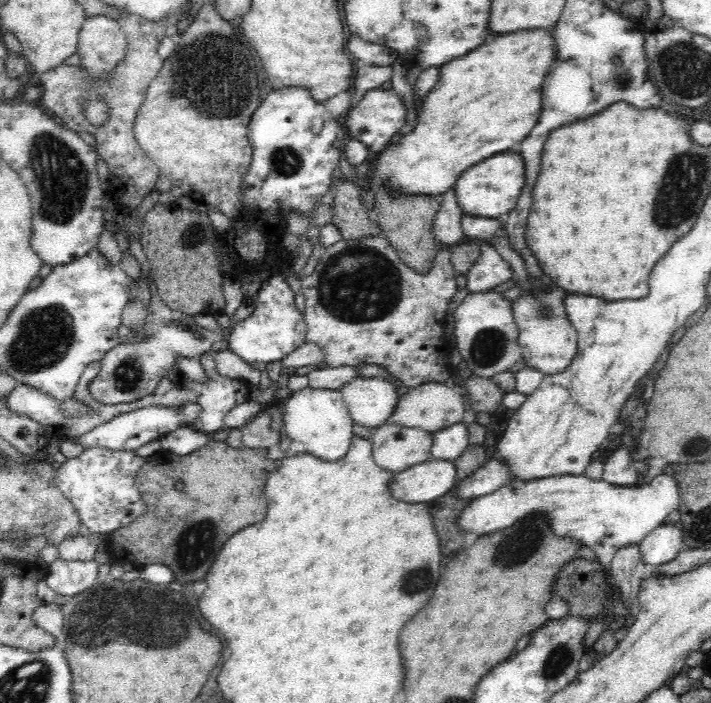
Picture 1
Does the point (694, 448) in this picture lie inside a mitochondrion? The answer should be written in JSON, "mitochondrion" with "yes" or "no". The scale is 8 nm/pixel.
{"mitochondrion":"yes"}

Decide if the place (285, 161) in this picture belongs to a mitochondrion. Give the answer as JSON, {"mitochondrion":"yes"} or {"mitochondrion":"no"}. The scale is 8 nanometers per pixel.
{"mitochondrion":"yes"}

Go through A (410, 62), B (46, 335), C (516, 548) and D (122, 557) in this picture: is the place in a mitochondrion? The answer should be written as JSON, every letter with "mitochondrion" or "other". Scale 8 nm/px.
{"A":"other","B":"mitochondrion","C":"mitochondrion","D":"other"}

